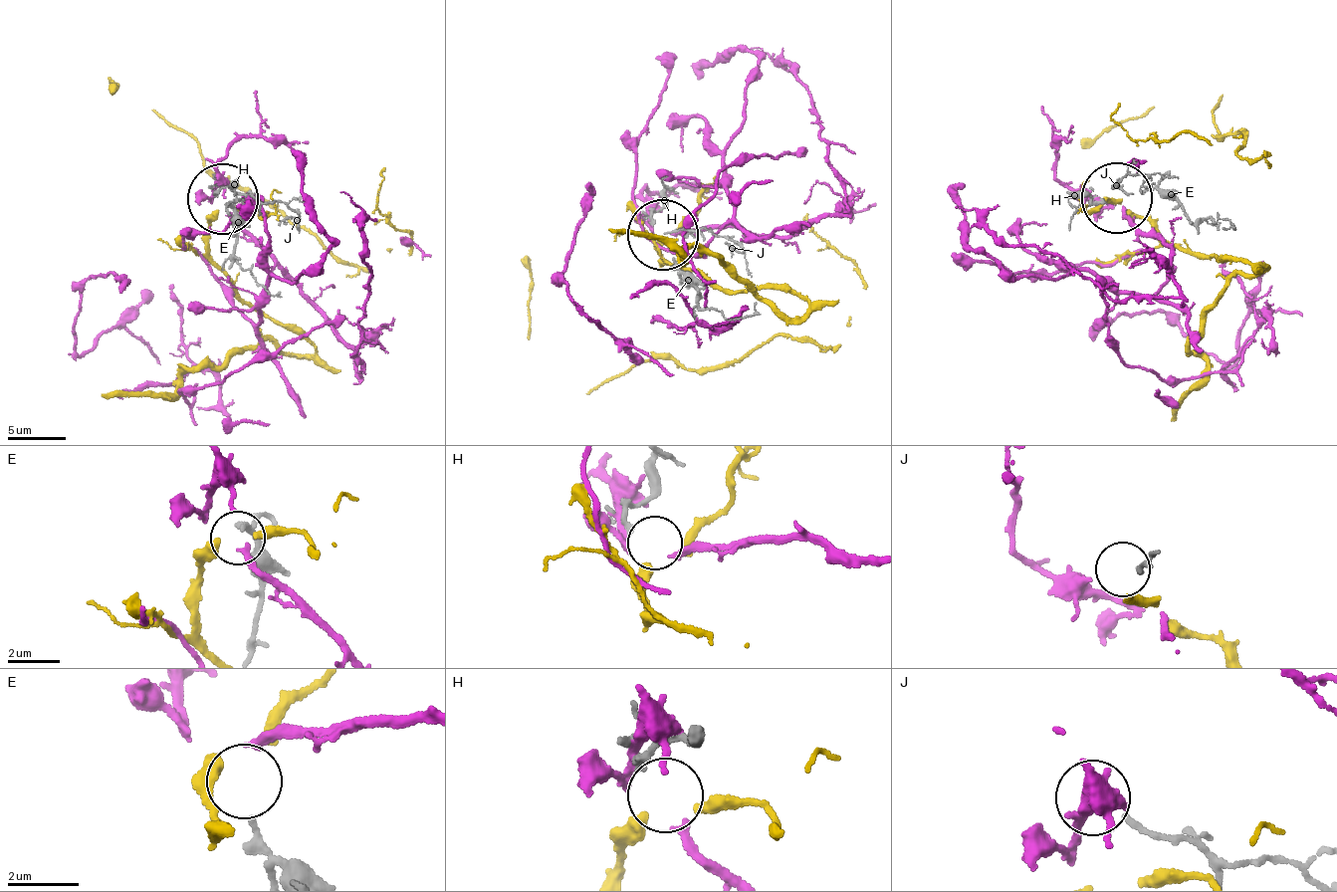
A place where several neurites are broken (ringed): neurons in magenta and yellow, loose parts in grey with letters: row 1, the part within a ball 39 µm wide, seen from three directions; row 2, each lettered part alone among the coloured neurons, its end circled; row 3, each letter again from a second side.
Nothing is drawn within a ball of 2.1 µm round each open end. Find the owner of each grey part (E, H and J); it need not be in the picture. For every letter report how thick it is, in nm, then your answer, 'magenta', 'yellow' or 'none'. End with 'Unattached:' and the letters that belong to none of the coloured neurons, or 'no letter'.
E: 220 nm | magenta
H: 140 nm | yellow
J: 140 nm | none
Unattached: J

